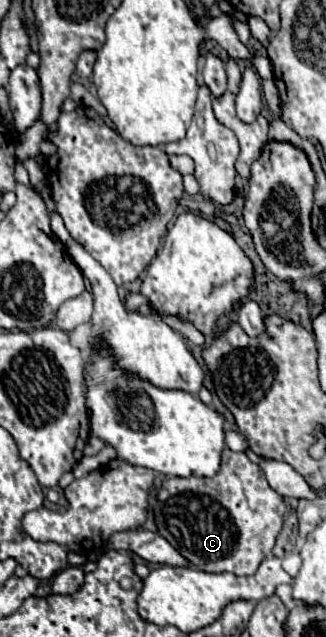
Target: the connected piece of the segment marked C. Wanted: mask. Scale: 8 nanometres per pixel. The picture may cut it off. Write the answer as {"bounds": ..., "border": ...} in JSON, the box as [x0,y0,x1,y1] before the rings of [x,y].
{"bounds":[154,449,286,575],"border":[[[230,449],[222,451],[222,463],[214,477],[168,477],[156,499],[154,519],[158,533],[190,563],[190,567],[208,573],[230,571],[234,575],[252,575],[262,559],[272,553],[286,513],[284,497],[268,485],[260,465],[252,463],[246,453],[234,453]]]}

